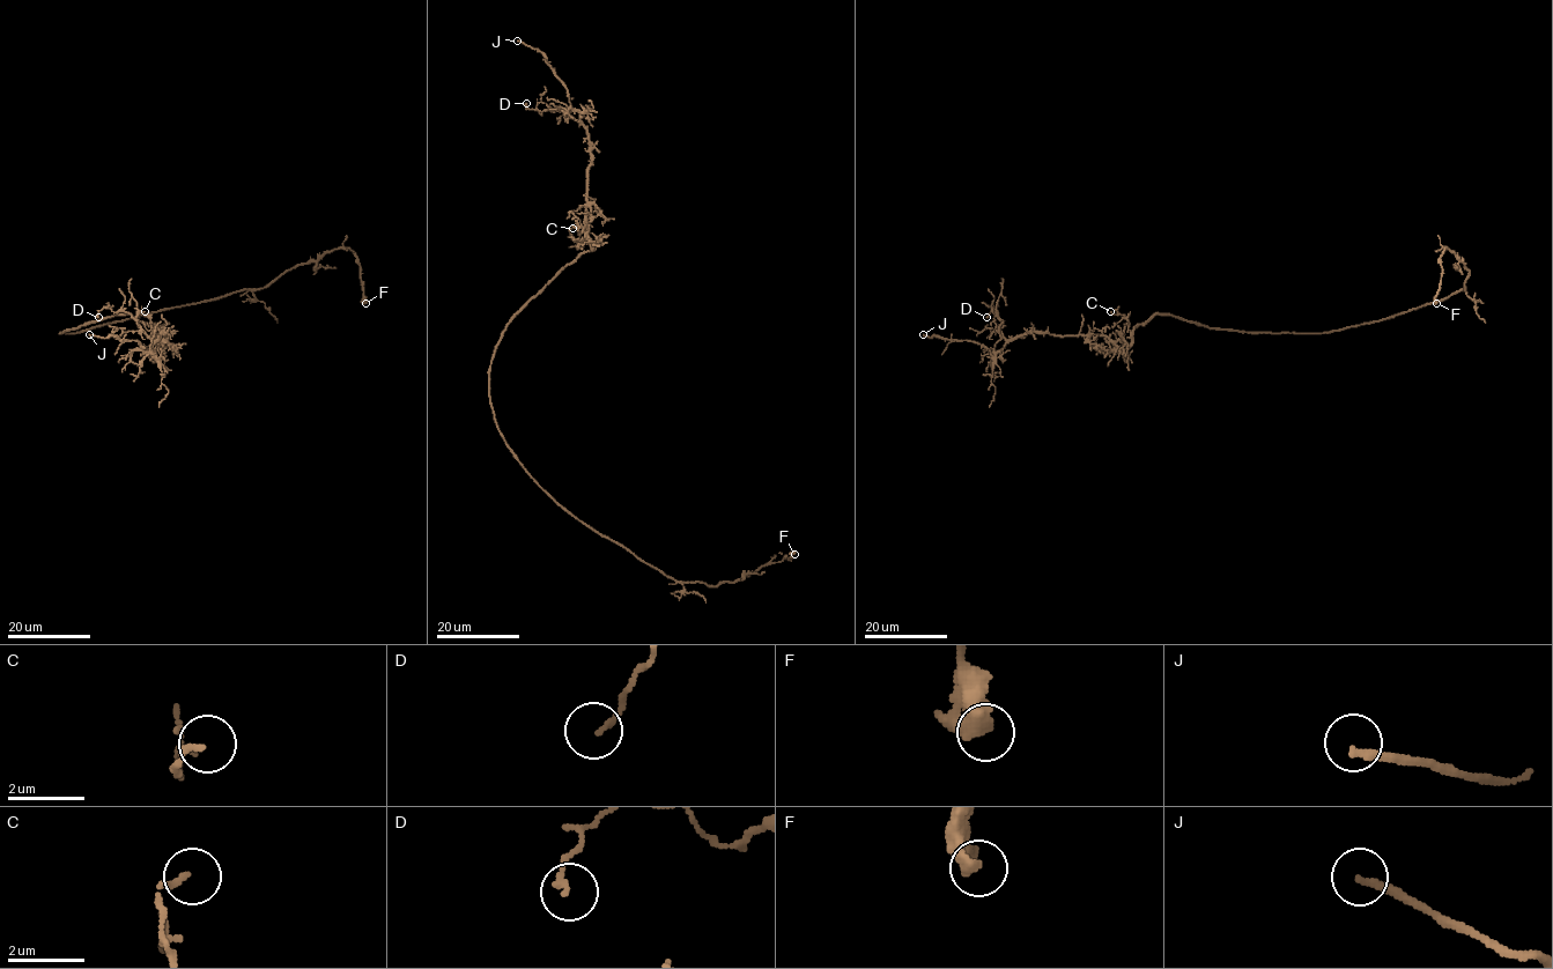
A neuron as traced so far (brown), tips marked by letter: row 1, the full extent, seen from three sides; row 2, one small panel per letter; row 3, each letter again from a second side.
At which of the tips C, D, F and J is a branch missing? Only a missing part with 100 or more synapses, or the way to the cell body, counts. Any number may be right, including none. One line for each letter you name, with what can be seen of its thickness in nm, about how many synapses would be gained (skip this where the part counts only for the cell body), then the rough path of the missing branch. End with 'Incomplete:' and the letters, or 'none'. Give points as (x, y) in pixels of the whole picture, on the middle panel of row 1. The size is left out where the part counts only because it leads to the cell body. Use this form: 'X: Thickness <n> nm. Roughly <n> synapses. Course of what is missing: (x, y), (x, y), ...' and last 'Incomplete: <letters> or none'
J: Thickness 200 nm. Course of what is missing: (517, 41), (501, 50), (498, 45), (505, 41), (527, 36), (533, 30), (531, 21)
Incomplete: J

